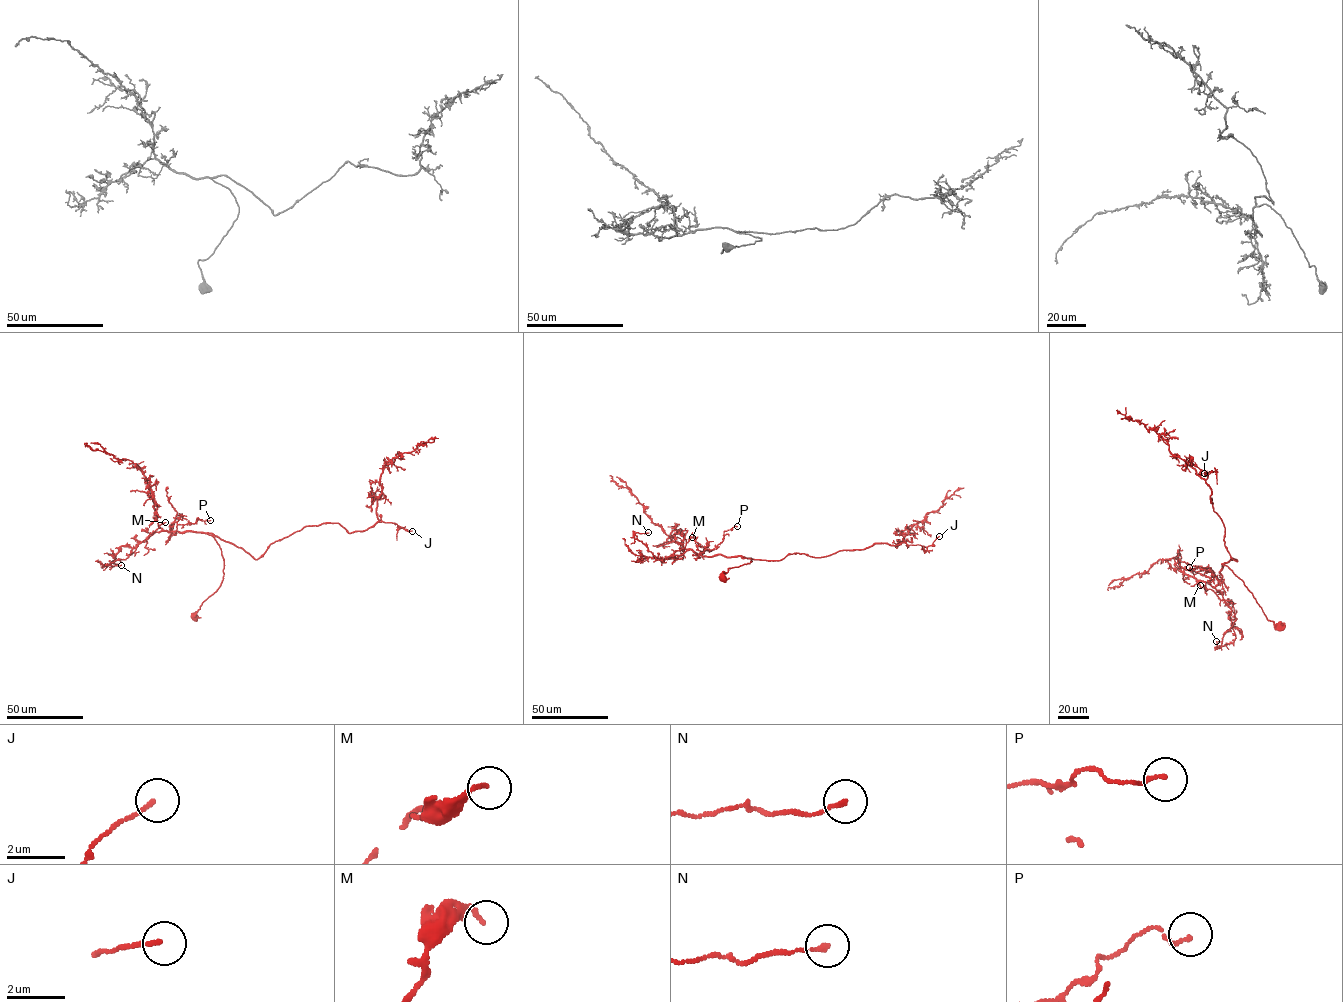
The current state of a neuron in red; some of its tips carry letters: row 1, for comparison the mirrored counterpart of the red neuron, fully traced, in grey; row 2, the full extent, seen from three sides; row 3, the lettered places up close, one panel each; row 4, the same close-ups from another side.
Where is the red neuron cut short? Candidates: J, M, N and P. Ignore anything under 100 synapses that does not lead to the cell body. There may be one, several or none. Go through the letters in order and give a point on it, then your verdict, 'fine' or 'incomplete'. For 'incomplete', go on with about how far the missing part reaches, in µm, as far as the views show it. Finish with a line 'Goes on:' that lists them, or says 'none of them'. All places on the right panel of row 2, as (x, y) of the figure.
J: place (1204, 473); fine
M: place (1200, 585); fine
N: place (1216, 641); fine
P: place (1189, 567); fine
Goes on: none of them

